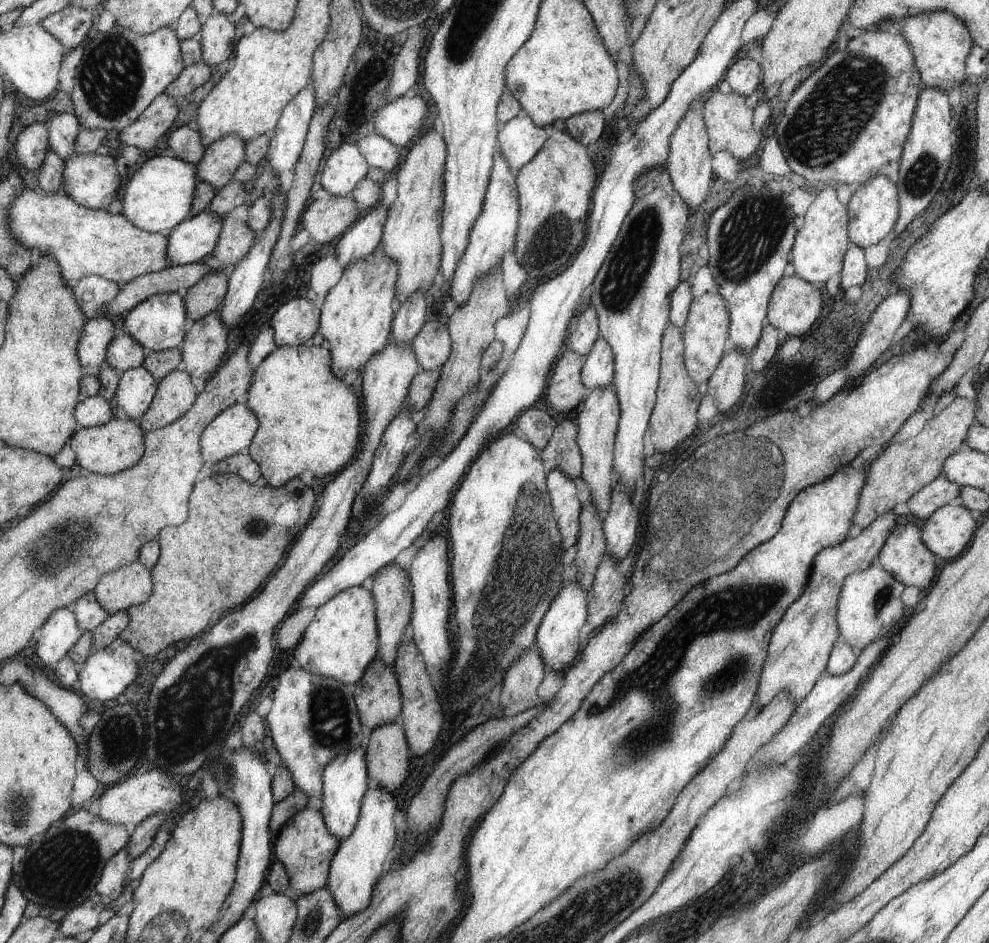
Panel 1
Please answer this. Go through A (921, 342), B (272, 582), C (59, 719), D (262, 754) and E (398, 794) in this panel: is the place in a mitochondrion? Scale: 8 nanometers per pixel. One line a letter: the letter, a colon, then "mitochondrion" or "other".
A: other
B: other
C: other
D: other
E: other

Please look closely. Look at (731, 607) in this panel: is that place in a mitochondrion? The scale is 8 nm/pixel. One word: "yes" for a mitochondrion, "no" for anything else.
yes

